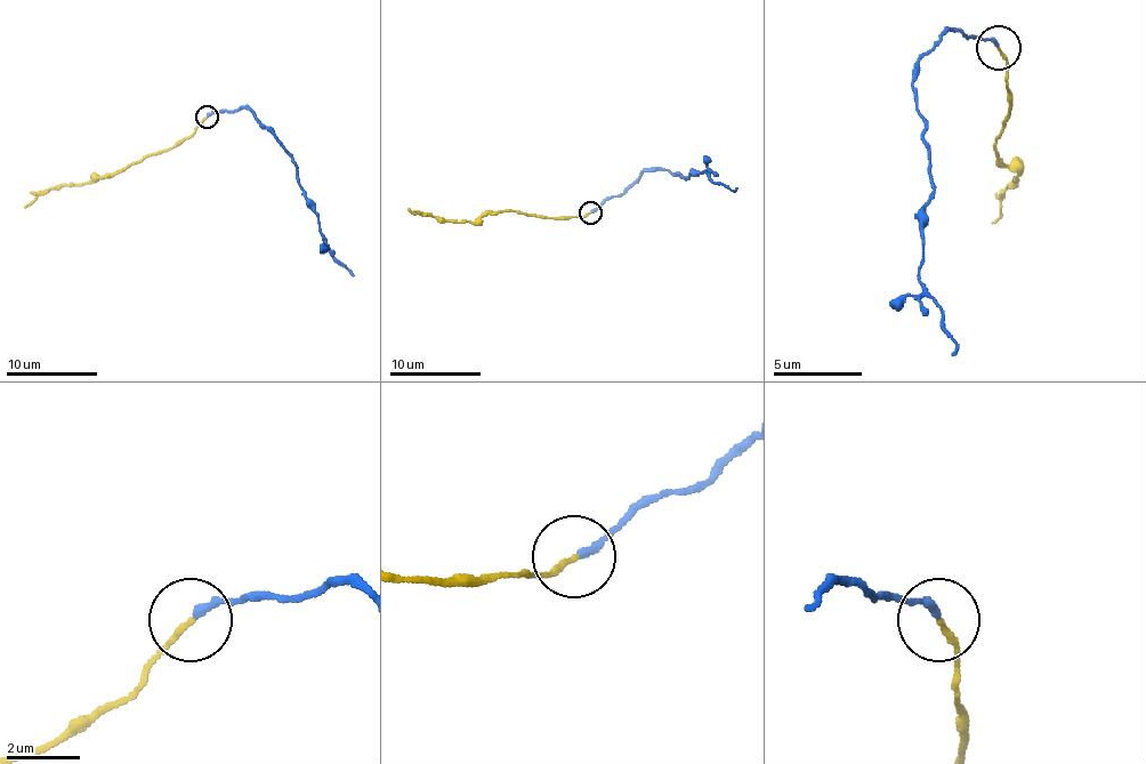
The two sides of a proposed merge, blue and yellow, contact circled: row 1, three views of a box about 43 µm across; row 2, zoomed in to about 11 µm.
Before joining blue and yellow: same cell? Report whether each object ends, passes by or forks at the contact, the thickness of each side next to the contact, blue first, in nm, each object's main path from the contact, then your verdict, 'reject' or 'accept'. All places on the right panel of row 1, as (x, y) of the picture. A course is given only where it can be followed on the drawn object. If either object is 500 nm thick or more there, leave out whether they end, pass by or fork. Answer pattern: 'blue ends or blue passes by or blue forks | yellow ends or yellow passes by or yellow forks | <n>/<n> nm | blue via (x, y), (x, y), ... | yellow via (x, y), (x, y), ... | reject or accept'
blue ends | yellow ends | 240/160 nm | blue via (999, 49), (946, 31), (911, 85), (933, 199), (923, 291), (942, 310), (951, 354) | yellow via (999, 49), (1008, 75), (1008, 106), (994, 151), (1017, 177), (1003, 191), (990, 222) | reject

